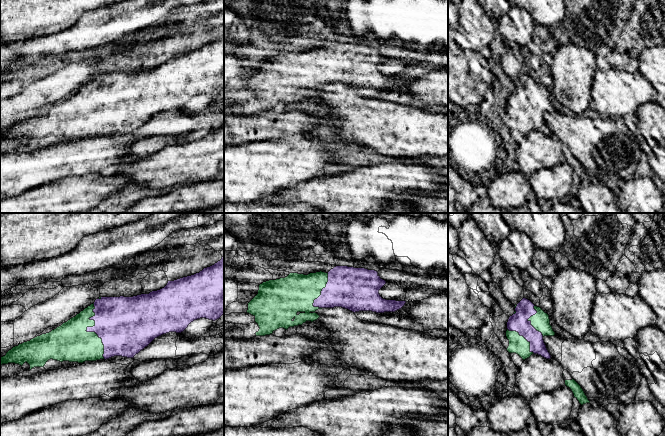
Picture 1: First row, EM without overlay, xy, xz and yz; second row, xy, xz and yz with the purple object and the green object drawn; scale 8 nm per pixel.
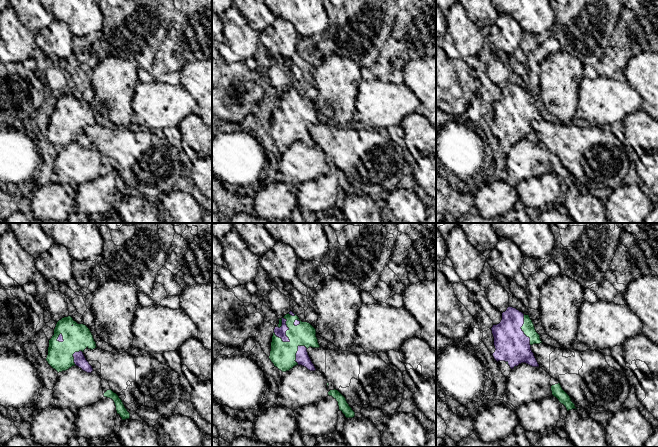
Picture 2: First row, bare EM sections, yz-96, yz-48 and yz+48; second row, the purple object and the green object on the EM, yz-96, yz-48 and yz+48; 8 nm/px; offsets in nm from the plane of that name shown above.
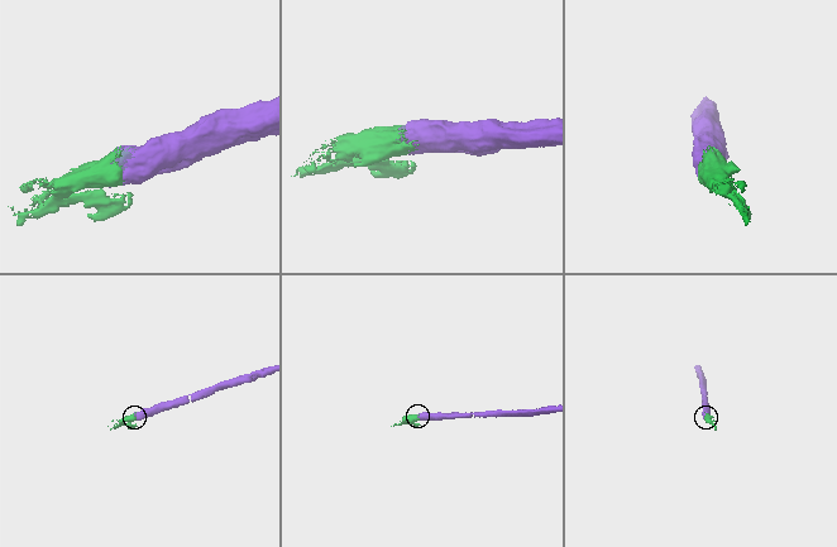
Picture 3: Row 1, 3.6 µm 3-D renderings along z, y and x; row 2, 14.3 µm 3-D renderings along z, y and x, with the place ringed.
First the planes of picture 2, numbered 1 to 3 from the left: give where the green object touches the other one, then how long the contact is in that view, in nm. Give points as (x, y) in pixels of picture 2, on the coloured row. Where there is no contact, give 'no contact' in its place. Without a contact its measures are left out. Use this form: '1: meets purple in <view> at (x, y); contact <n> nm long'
1: meets purple in yz-96 at (73, 356); contact 140 nm long
2: meets purple in yz-48 at (287, 329); contact 220 nm long
3: meets purple in yz+48 at (521, 330); contact 260 nm long

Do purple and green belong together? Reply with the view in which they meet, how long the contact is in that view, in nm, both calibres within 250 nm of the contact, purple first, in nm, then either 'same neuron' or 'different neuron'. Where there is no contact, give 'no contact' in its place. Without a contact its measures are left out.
meets purple in xy; contact 460 nm long; 380 nm thick on the purple side, 300 nm on the other; same neuron

